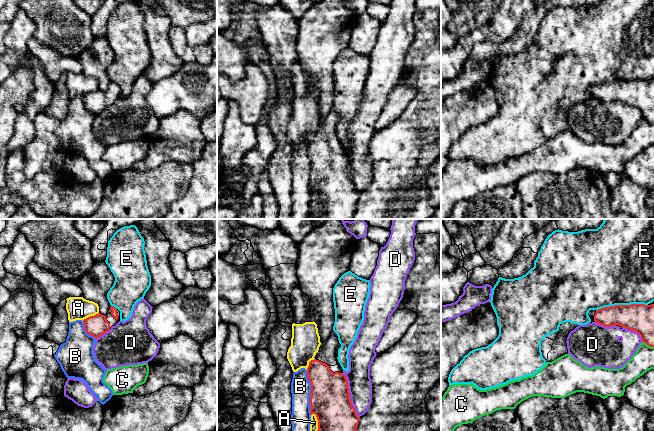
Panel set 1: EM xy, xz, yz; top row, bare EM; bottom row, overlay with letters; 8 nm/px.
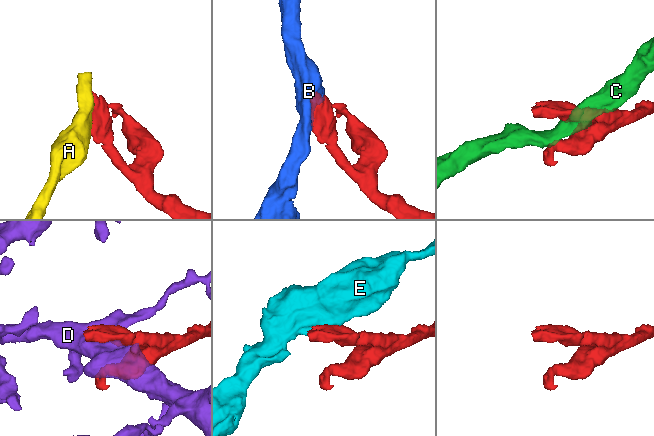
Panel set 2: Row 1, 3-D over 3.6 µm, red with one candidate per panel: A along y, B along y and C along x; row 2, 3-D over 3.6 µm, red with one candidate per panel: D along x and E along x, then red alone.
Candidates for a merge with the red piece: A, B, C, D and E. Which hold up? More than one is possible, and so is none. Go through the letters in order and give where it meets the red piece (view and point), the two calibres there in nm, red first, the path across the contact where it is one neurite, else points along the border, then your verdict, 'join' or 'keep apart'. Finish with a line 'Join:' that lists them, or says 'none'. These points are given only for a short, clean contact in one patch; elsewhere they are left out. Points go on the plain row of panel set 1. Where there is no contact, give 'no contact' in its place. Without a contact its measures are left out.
A: contact xz (318, 203); calibres 320 and 60 nm; keep apart
B: contact xz (311, 168); calibres 320 and 160 nm; keep apart
C: contact yz (648, 121); calibres 220 and 180 nm; keep apart
D: contact xz (349, 171); calibres 320 and 190 nm; keep apart
E: contact yz (621, 81); calibres 220 and 500 nm; keep apart
Join: none

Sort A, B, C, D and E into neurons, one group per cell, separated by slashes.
A / B / C / D / E

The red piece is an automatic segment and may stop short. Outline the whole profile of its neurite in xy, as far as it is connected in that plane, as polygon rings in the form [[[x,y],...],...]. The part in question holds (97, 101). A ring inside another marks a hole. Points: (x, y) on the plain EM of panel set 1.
[[[111,82],[106,91],[100,89],[83,96],[84,105],[87,110],[99,114],[108,108],[112,102],[120,97],[120,87]]]

